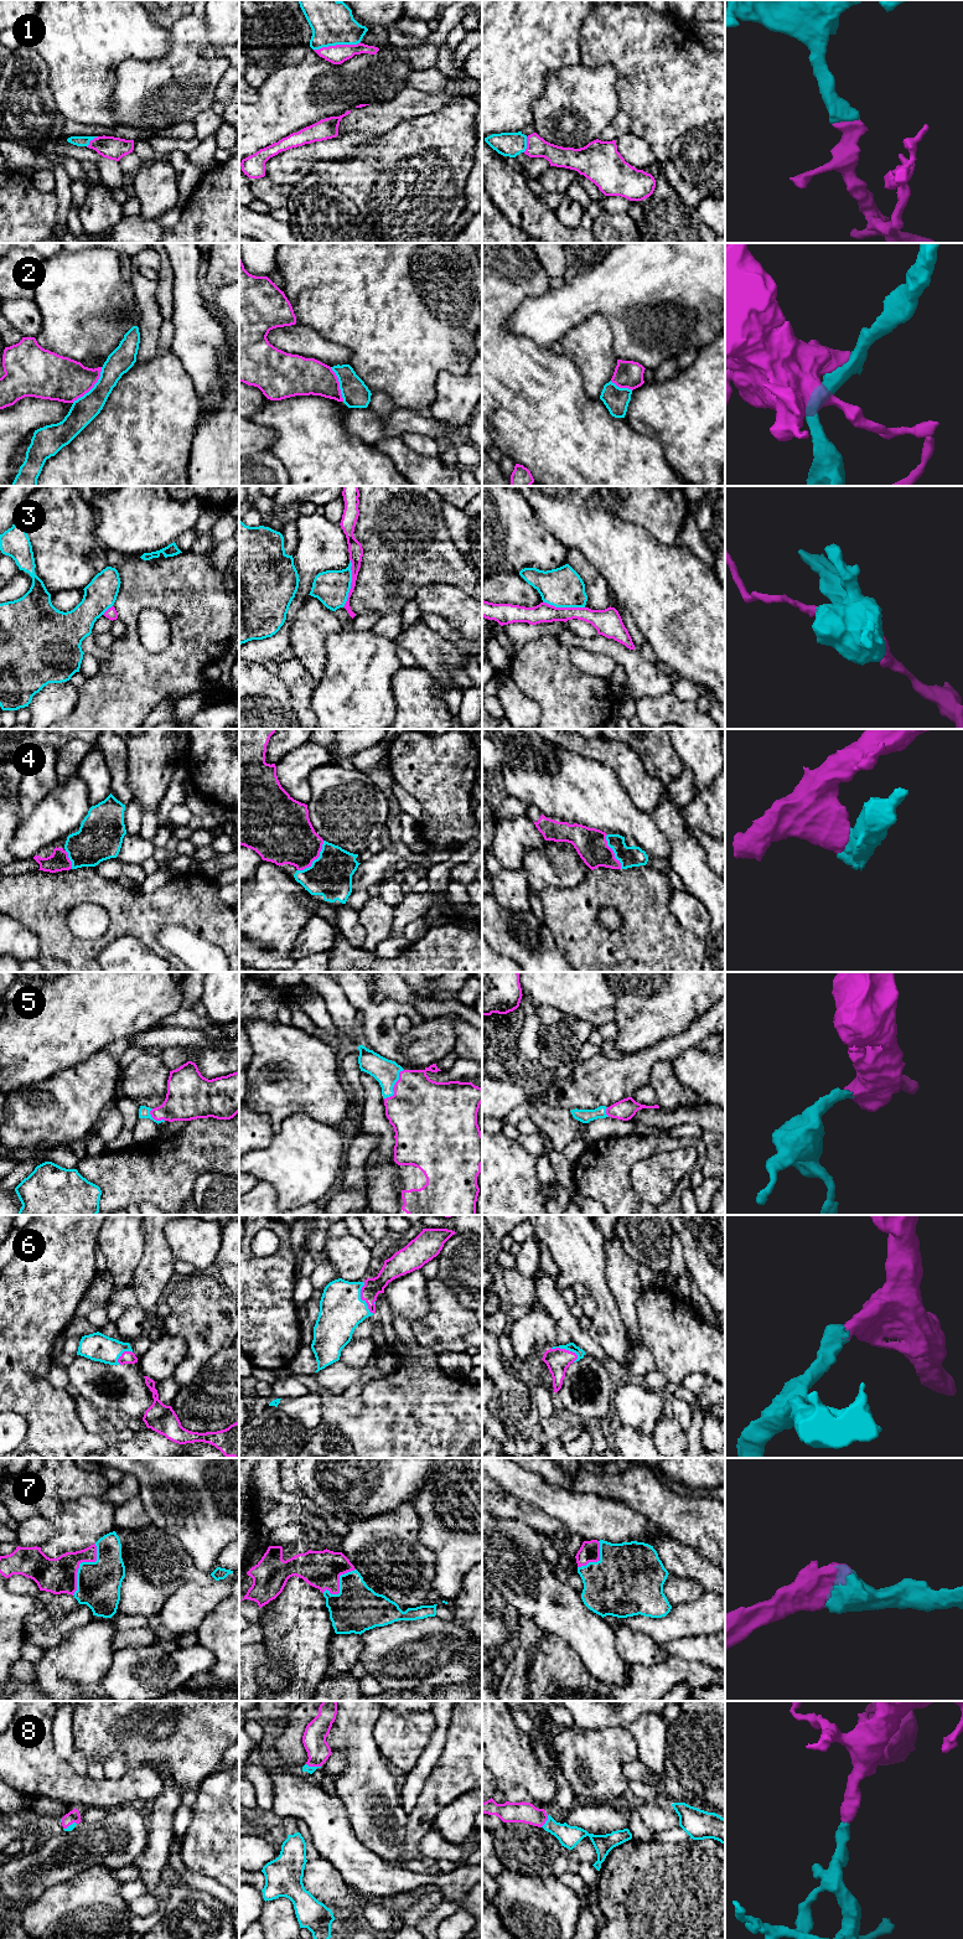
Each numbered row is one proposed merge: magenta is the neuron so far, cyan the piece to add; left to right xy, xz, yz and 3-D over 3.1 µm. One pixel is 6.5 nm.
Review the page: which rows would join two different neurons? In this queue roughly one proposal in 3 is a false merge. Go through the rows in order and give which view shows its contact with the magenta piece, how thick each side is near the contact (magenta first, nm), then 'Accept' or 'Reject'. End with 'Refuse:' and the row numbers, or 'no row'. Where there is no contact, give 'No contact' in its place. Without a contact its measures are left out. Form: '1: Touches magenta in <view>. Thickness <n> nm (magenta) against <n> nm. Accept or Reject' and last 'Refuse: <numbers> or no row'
1: Touches magenta in xz. Thickness 120 nm (magenta) against 280 nm. Accept
2: Touches magenta in xy. Thickness 300 nm (magenta) against 170 nm. Reject
3: Touches magenta in xz. Thickness 100 nm (magenta) against 220 nm. Reject
4: Touches magenta in xz. Thickness 360 nm (magenta) against 280 nm. Accept
5: Touches magenta in xz. Thickness 440 nm (magenta) against 160 nm. Accept
6: Touches magenta in xz. Thickness 120 nm (magenta) against 280 nm. Accept
7: Touches magenta in xy. Thickness 220 nm (magenta) against 280 nm. Accept
8: Touches magenta in xz. Thickness 150 nm (magenta) against 50 nm. Accept
Refuse: 2, 3

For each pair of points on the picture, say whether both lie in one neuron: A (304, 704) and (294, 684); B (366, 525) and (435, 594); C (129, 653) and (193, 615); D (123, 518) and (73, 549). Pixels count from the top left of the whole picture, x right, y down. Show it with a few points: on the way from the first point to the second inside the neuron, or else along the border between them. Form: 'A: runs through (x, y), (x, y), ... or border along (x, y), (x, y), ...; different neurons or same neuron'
A: runs through (301, 699), (299, 689); same neuron
B: border along (455, 585), (430, 583), (422, 587), (413, 598); different neurons
C: runs through (149, 660), (164, 660), (186, 635); same neuron
D: border along (96, 525), (96, 536), (98, 538); different neurons

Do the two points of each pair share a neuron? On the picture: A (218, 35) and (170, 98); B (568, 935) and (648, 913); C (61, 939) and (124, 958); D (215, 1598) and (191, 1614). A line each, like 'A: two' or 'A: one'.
A: one
B: one
C: two
D: one

